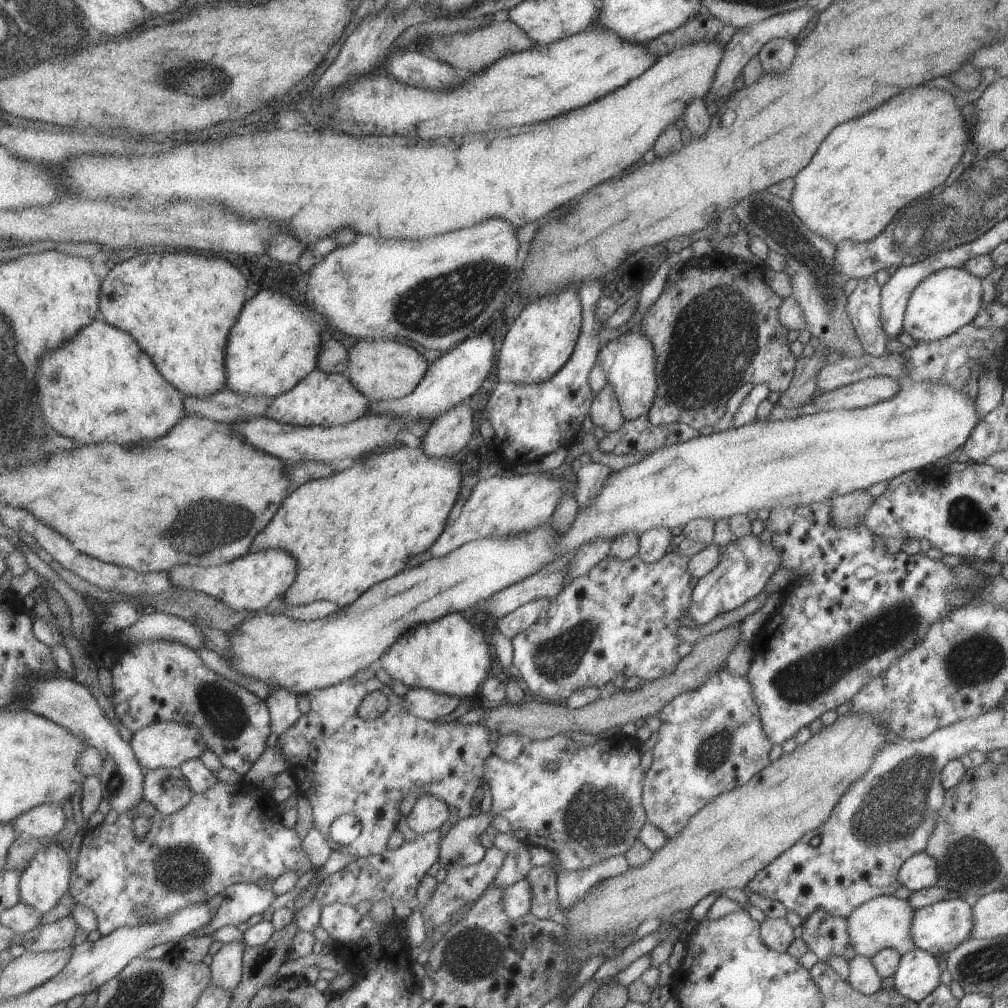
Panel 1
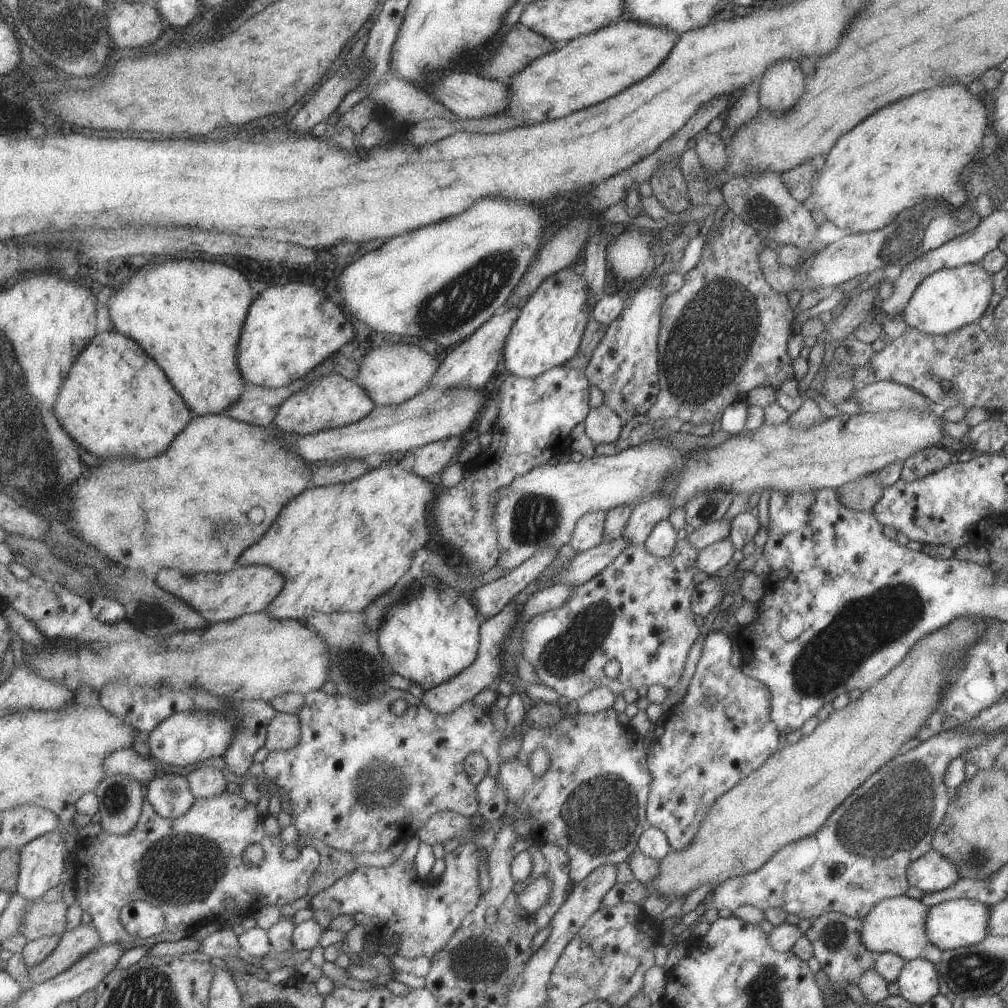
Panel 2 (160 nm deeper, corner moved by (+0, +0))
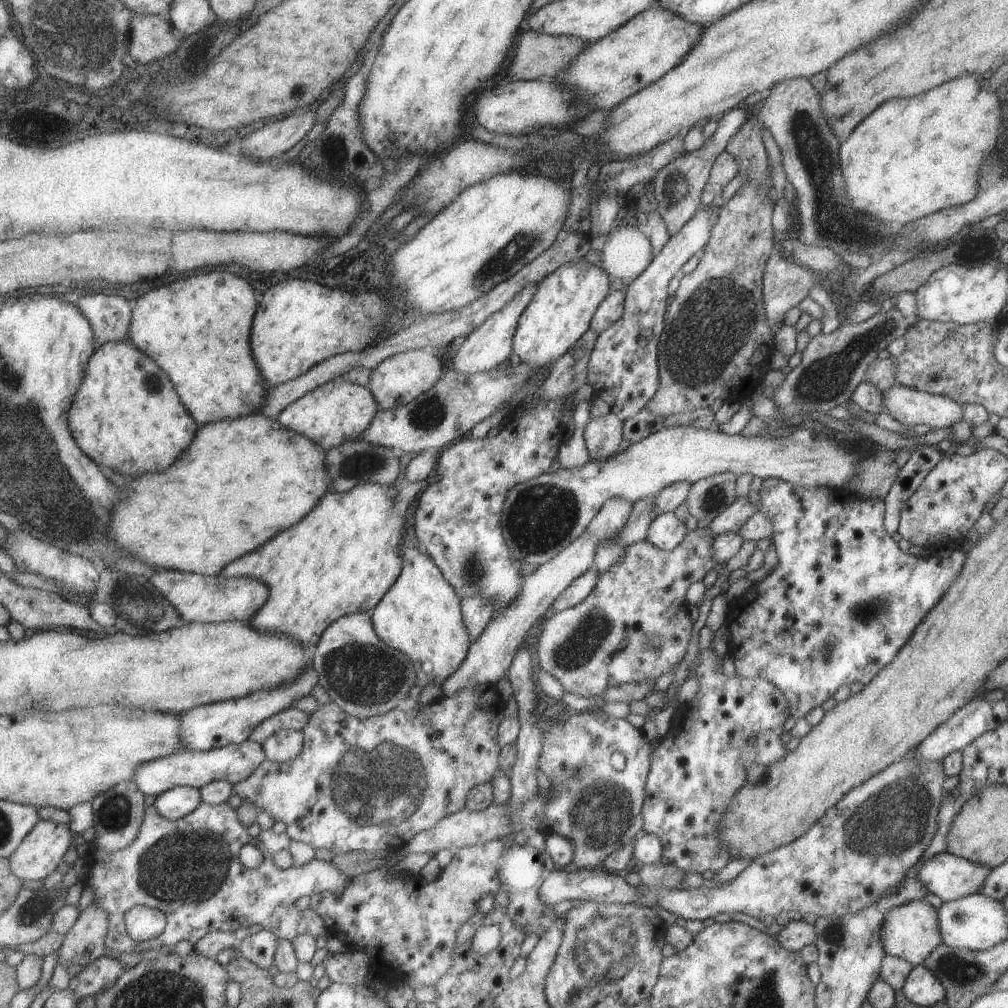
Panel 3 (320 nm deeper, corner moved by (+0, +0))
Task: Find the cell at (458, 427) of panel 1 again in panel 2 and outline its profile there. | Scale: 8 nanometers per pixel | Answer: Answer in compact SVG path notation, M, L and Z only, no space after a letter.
M453 437L447 440L440 440L431 445L418 448L414 454L415 463L412 473L420 476L422 479L435 479L447 466L454 462L455 452L459 446L459 437Z

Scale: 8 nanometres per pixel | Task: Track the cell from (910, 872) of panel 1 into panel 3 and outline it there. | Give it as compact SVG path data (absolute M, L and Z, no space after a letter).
M945 852L927 859L917 876L929 892L944 902L977 893L990 870L987 865Z

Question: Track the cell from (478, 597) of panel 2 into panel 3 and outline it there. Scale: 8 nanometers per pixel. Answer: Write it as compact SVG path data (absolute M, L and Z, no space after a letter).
M481 597L460 599L461 622L465 627L470 645L487 626L493 614L490 605Z

